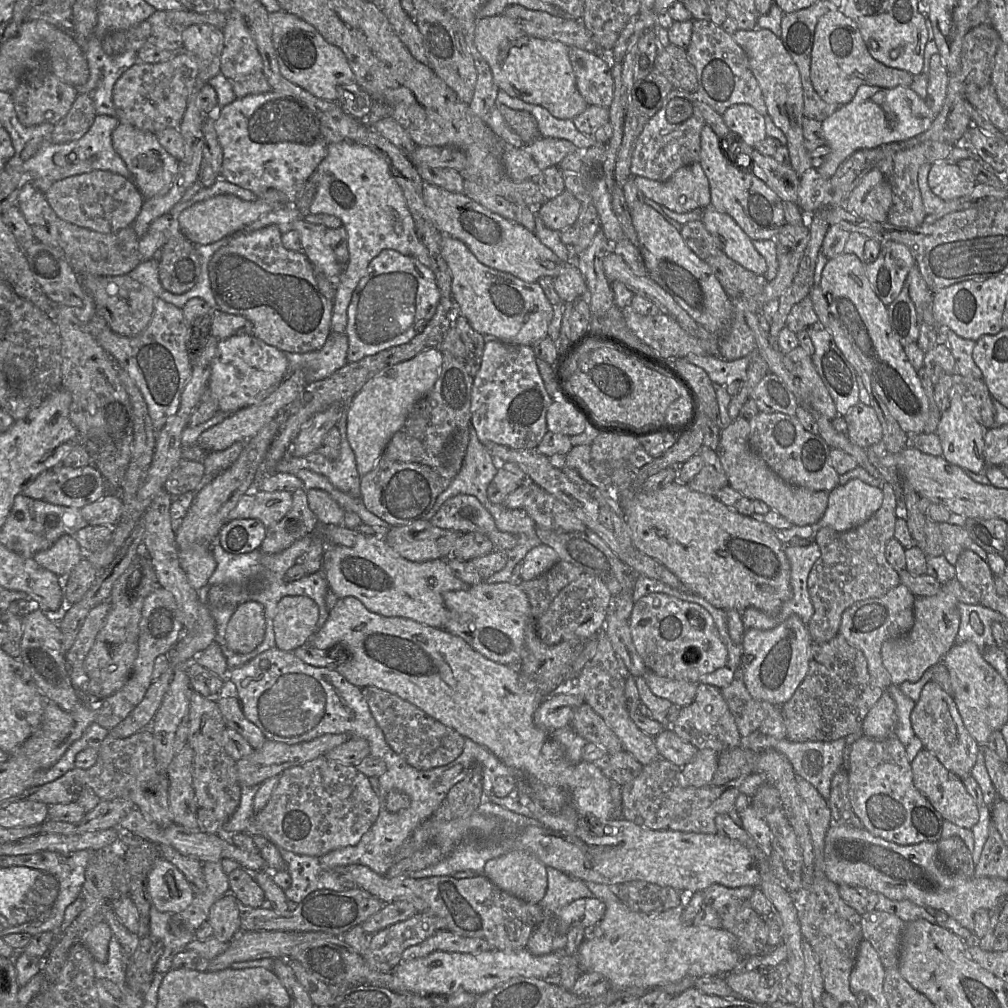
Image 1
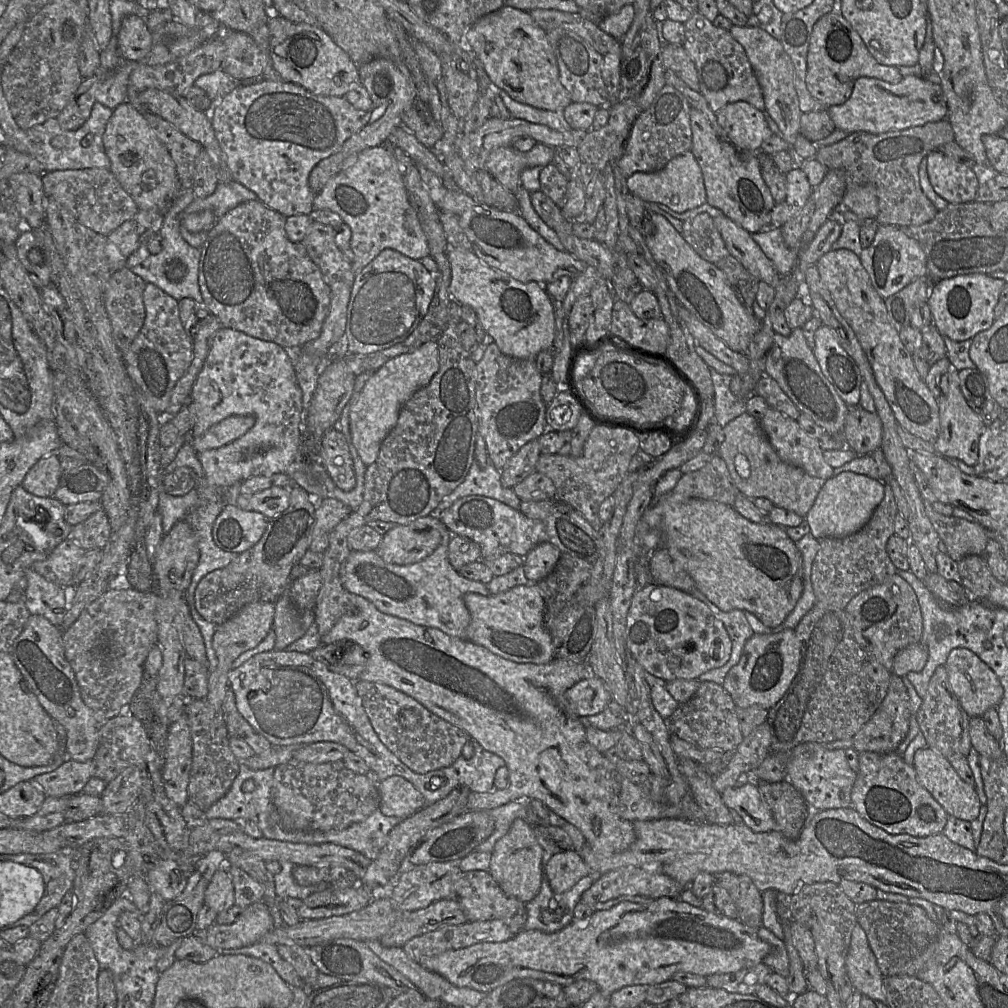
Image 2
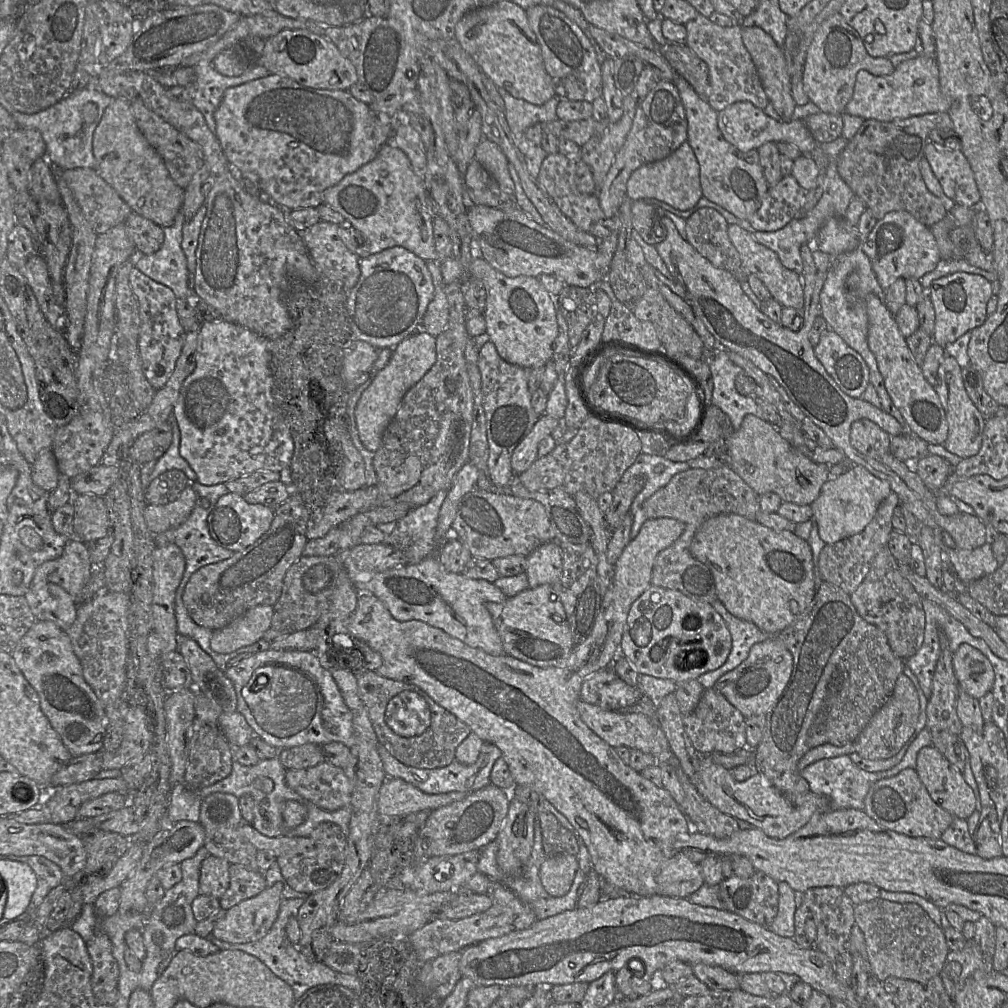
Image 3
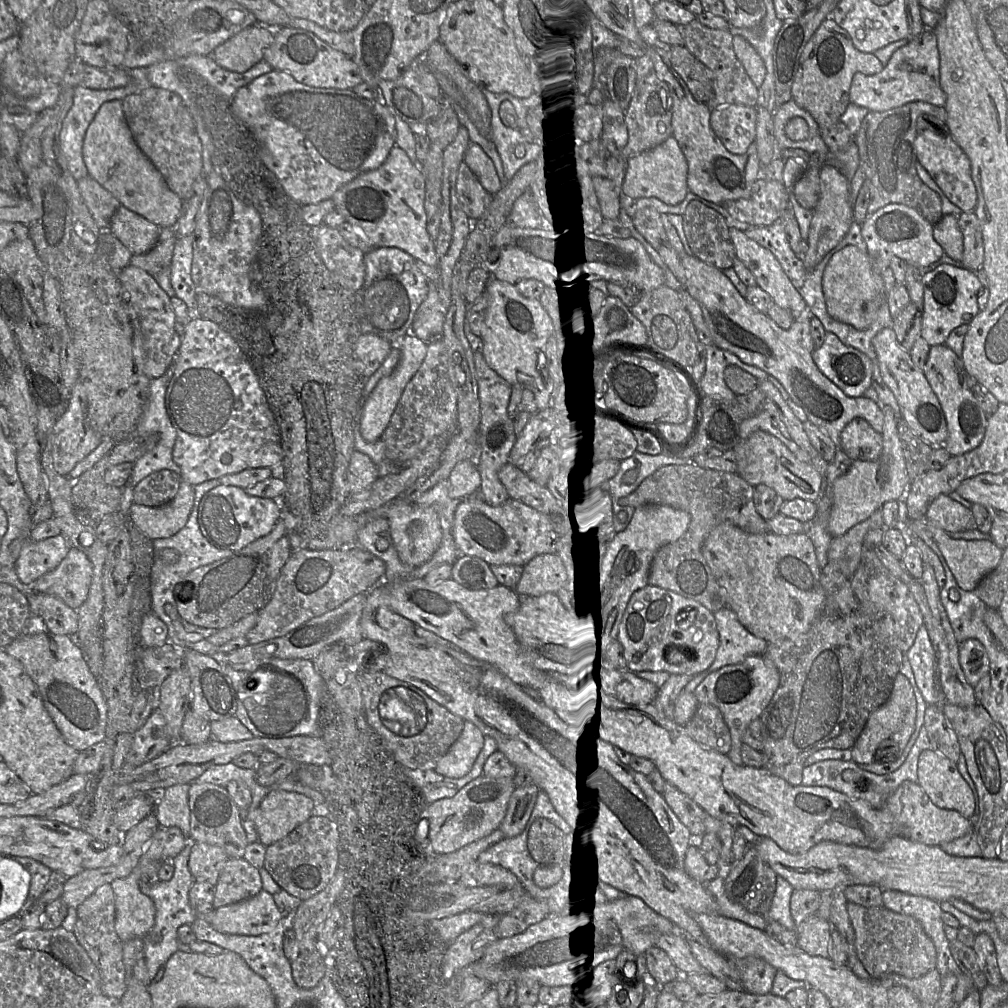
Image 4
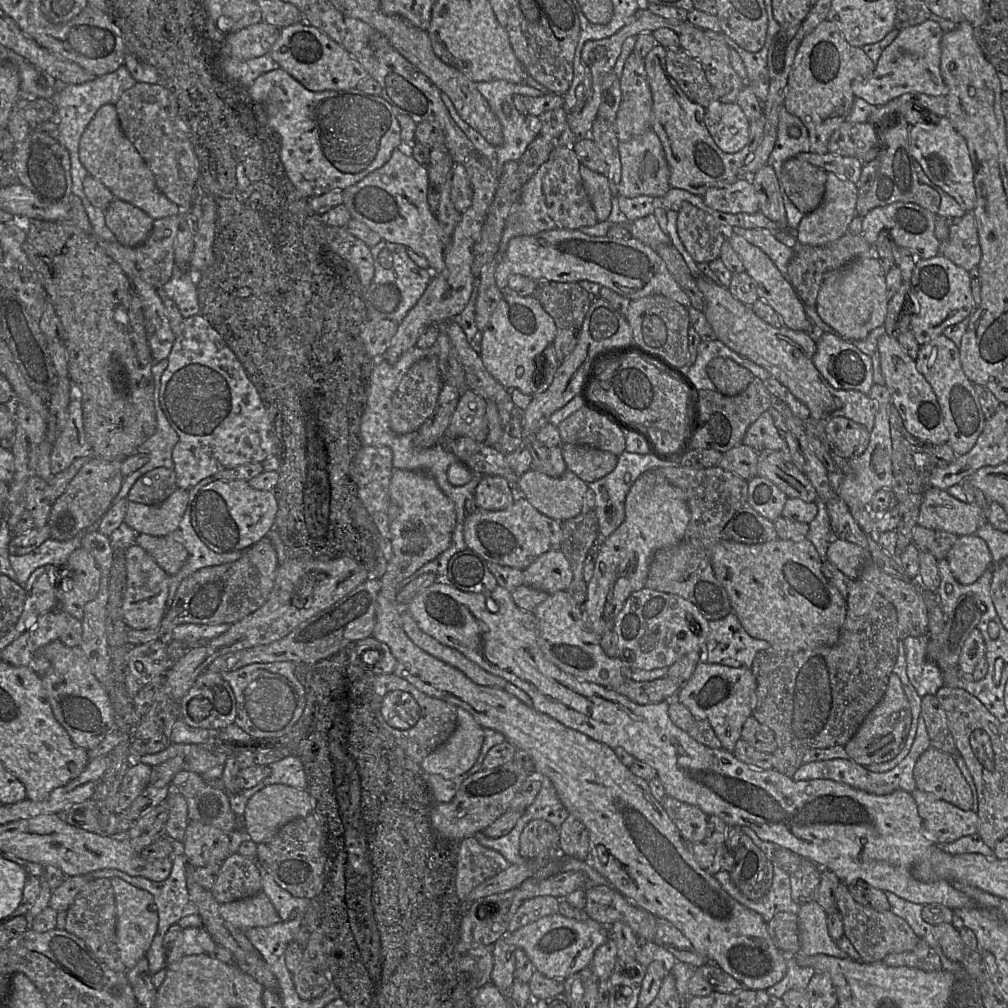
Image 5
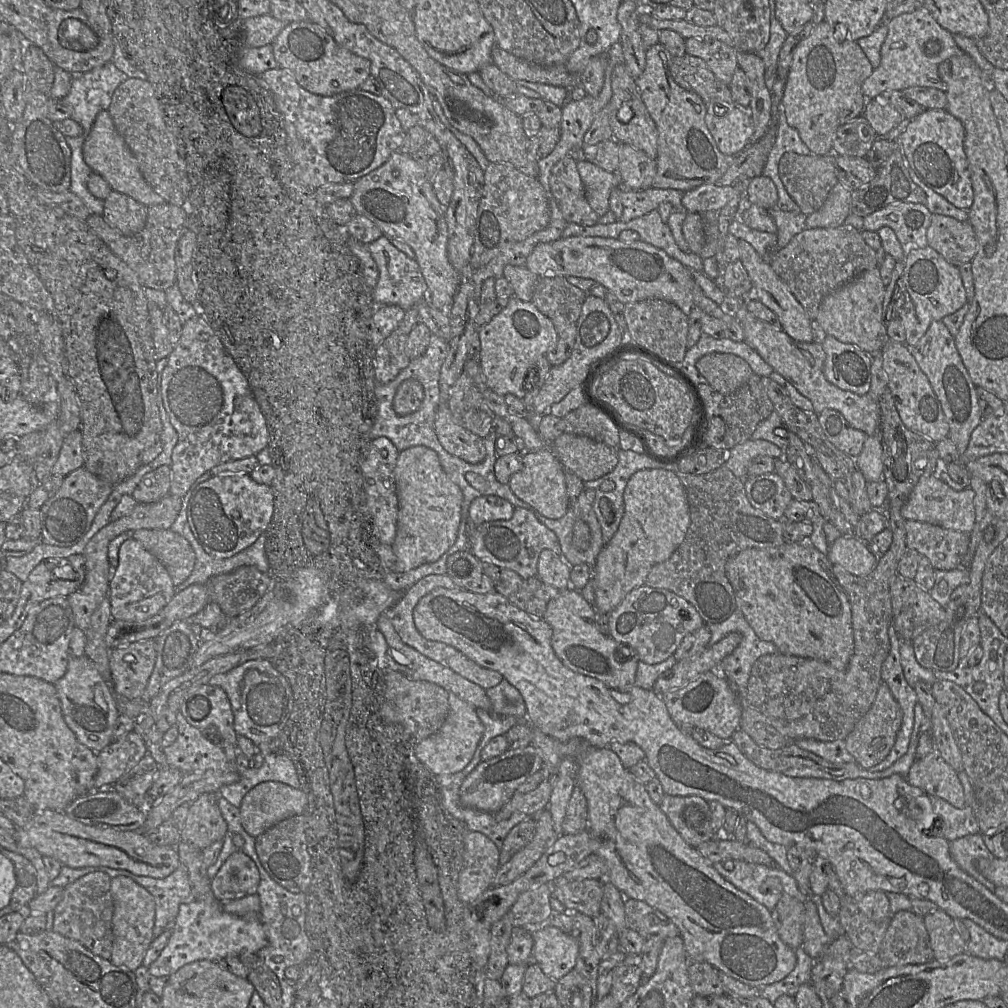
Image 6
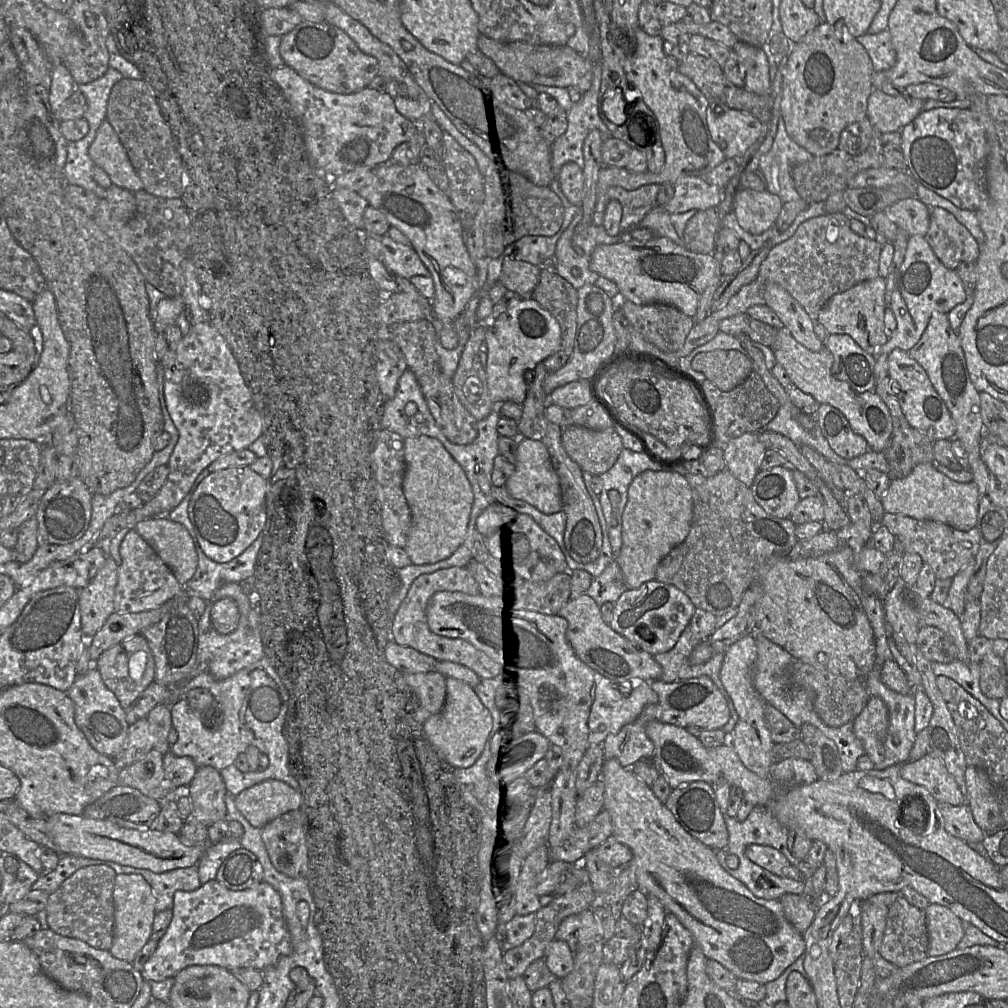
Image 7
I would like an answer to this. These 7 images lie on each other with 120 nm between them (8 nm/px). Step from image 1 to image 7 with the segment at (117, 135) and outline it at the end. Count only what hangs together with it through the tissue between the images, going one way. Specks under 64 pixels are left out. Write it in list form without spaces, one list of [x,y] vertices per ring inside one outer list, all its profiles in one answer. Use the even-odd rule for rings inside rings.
[[[107,119],[98,128],[88,152],[94,164],[107,173],[113,185],[132,193],[144,189],[143,182]]]

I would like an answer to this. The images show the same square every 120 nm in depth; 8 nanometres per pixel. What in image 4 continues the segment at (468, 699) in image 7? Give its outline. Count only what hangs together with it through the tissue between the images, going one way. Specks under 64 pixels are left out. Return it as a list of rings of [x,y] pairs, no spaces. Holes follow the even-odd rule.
[[[464,721],[463,730],[435,765],[435,771],[449,778],[460,778],[473,767],[484,745],[484,734],[470,721]]]

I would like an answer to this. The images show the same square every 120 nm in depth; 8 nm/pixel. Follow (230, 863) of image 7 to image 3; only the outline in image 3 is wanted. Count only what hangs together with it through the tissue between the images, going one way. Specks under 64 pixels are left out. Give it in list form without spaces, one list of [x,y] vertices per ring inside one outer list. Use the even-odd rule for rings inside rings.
[[[230,864],[229,873],[229,887],[219,899],[221,909],[228,910],[268,887],[264,872],[260,870],[252,871],[238,864]]]

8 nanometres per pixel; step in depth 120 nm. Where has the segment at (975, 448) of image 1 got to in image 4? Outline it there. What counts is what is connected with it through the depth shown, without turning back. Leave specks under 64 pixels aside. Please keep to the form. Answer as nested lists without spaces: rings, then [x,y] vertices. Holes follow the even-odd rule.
[[[946,344],[931,346],[923,372],[945,413],[948,437],[943,446],[952,456],[975,449],[985,435],[987,417],[967,386],[966,371],[961,358]]]

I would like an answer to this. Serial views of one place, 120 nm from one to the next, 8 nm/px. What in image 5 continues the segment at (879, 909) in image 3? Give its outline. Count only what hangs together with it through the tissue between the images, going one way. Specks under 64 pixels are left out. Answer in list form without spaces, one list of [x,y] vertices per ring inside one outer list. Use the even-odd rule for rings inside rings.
[[[840,882],[837,886],[835,900],[843,921],[844,935],[858,952],[862,962],[881,962],[890,953],[913,950],[920,941],[907,922],[891,911],[876,911],[856,902],[844,883]]]

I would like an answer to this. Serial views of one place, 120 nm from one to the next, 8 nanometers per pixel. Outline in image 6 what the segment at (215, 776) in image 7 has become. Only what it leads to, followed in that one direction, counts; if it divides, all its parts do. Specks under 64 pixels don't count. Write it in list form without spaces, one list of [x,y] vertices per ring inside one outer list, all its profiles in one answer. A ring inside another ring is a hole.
[[[204,793],[190,803],[185,824],[181,830],[181,841],[204,850],[212,843],[222,840],[228,826],[218,806],[218,794]]]

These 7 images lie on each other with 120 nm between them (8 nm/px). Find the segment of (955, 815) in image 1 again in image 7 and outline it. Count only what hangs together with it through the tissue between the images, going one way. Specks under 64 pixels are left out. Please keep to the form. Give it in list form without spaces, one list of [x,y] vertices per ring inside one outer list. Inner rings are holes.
[[[930,751],[921,759],[907,761],[901,766],[905,780],[925,787],[938,803],[960,806],[966,803],[964,794],[943,760]]]

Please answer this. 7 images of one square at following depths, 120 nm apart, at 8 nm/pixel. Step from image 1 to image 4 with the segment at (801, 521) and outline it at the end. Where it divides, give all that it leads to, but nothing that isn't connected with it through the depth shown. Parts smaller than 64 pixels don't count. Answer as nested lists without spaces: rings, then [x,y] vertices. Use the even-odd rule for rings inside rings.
[[[758,430],[748,438],[741,439],[733,448],[736,455],[737,474],[752,487],[764,484],[772,488],[784,501],[803,499],[816,503],[823,477],[809,463],[796,459],[778,438]]]

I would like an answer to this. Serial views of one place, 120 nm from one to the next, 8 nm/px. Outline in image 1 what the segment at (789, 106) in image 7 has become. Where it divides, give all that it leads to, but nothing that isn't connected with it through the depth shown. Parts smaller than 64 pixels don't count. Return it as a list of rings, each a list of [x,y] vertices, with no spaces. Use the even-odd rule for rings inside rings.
[[[831,9],[821,16],[815,28],[811,52],[810,77],[814,90],[829,104],[845,105],[852,101],[861,85],[881,88],[910,87],[913,76],[903,70],[889,68],[874,60],[856,24],[840,10]]]

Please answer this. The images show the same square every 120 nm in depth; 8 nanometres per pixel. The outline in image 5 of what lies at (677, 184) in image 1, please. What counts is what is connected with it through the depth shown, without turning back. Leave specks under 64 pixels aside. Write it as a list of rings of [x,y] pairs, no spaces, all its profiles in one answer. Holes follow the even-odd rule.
[[[652,130],[618,145],[621,161],[621,180],[618,185],[618,195],[635,198],[637,196],[664,196],[671,188],[669,184],[670,170],[662,144]]]

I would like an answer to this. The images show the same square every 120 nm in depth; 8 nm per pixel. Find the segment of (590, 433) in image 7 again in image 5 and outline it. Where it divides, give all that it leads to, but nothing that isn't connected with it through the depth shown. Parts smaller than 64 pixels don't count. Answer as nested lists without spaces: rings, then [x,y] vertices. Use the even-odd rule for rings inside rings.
[[[562,444],[561,451],[568,470],[586,484],[605,477],[617,465],[616,455],[593,447]]]

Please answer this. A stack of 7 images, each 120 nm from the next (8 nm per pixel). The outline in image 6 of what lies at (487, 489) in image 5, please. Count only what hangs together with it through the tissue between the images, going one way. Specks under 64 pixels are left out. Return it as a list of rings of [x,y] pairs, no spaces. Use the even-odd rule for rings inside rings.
[[[496,495],[477,497],[472,501],[469,515],[475,526],[497,520],[510,520],[515,507],[507,500]]]

